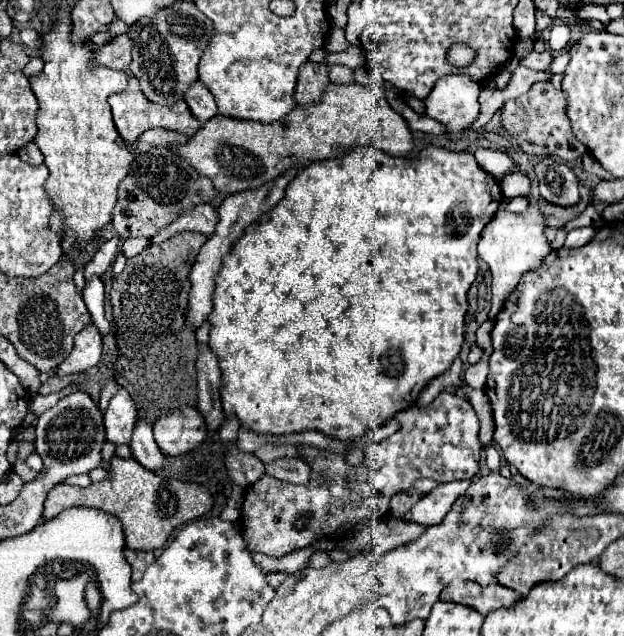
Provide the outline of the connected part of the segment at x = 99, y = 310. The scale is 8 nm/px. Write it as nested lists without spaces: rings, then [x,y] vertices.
[[[92,276],[90,280],[86,280],[82,296],[84,296],[84,302],[88,306],[88,312],[92,314],[96,328],[102,334],[108,334],[110,322],[104,318],[104,284],[102,284],[102,280],[98,276]]]

